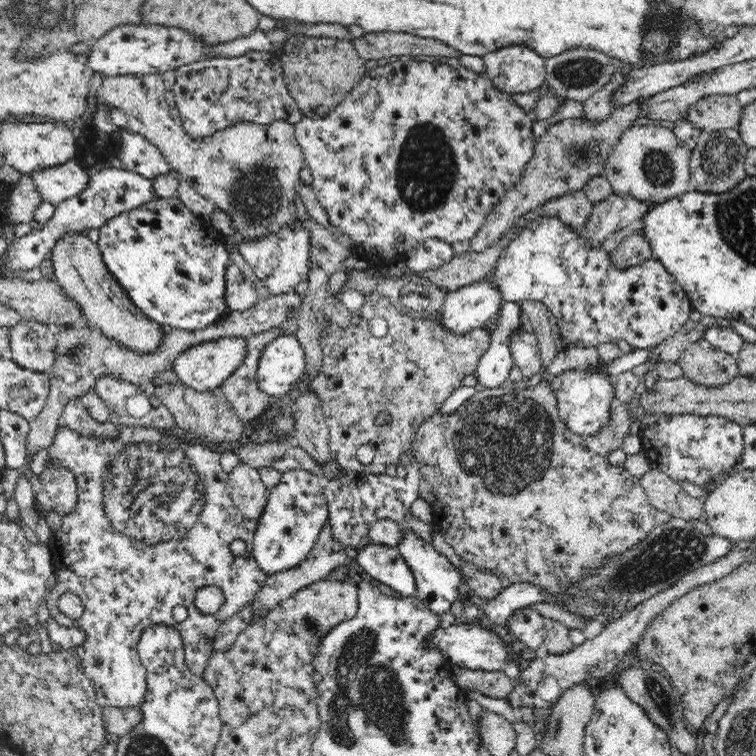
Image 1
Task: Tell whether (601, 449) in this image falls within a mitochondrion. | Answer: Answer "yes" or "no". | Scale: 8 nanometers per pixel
no

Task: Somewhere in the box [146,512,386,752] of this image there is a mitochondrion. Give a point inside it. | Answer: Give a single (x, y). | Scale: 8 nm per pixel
(310, 624)

